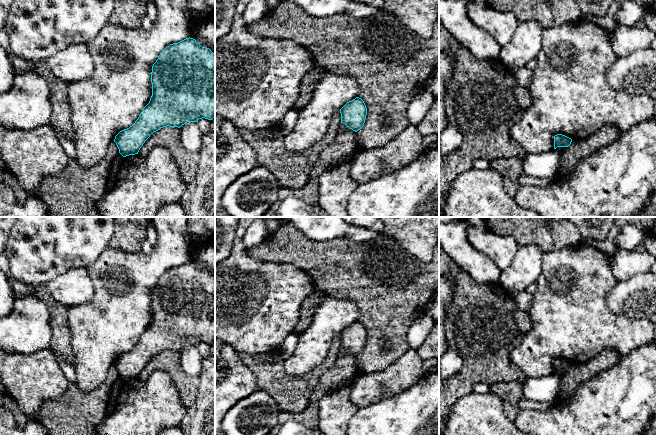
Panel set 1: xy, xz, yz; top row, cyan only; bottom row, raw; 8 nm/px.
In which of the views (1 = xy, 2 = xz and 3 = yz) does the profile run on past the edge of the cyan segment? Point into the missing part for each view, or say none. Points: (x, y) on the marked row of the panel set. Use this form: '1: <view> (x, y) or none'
1: none
2: none
3: none

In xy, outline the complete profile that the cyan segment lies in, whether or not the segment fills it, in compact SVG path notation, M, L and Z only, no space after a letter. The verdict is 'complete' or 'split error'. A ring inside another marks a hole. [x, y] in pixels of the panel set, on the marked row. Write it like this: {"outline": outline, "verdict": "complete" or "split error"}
{"outline": "M189 37L167 46L152 66L151 83L152 96L149 103L132 126L115 136L114 142L123 157L138 154L150 135L163 127L180 128L187 122L197 122L202 118L212 120L215 117L215 53L202 47L195 39Z", "verdict": "complete"}

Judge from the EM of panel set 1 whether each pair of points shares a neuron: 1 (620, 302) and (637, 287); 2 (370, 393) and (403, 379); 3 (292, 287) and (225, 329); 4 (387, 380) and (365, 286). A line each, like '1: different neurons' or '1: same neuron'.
1: same neuron
2: same neuron
3: same neuron
4: different neurons

